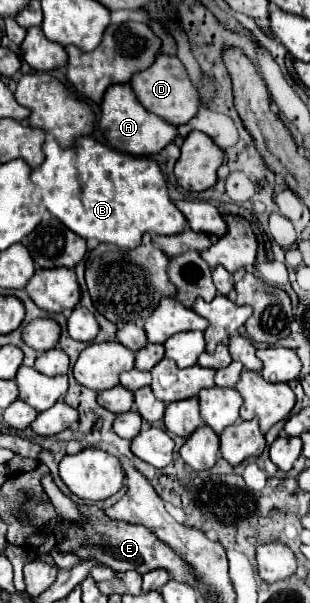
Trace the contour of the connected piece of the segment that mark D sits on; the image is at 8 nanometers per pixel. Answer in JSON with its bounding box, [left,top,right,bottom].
[131,54,201,126]

